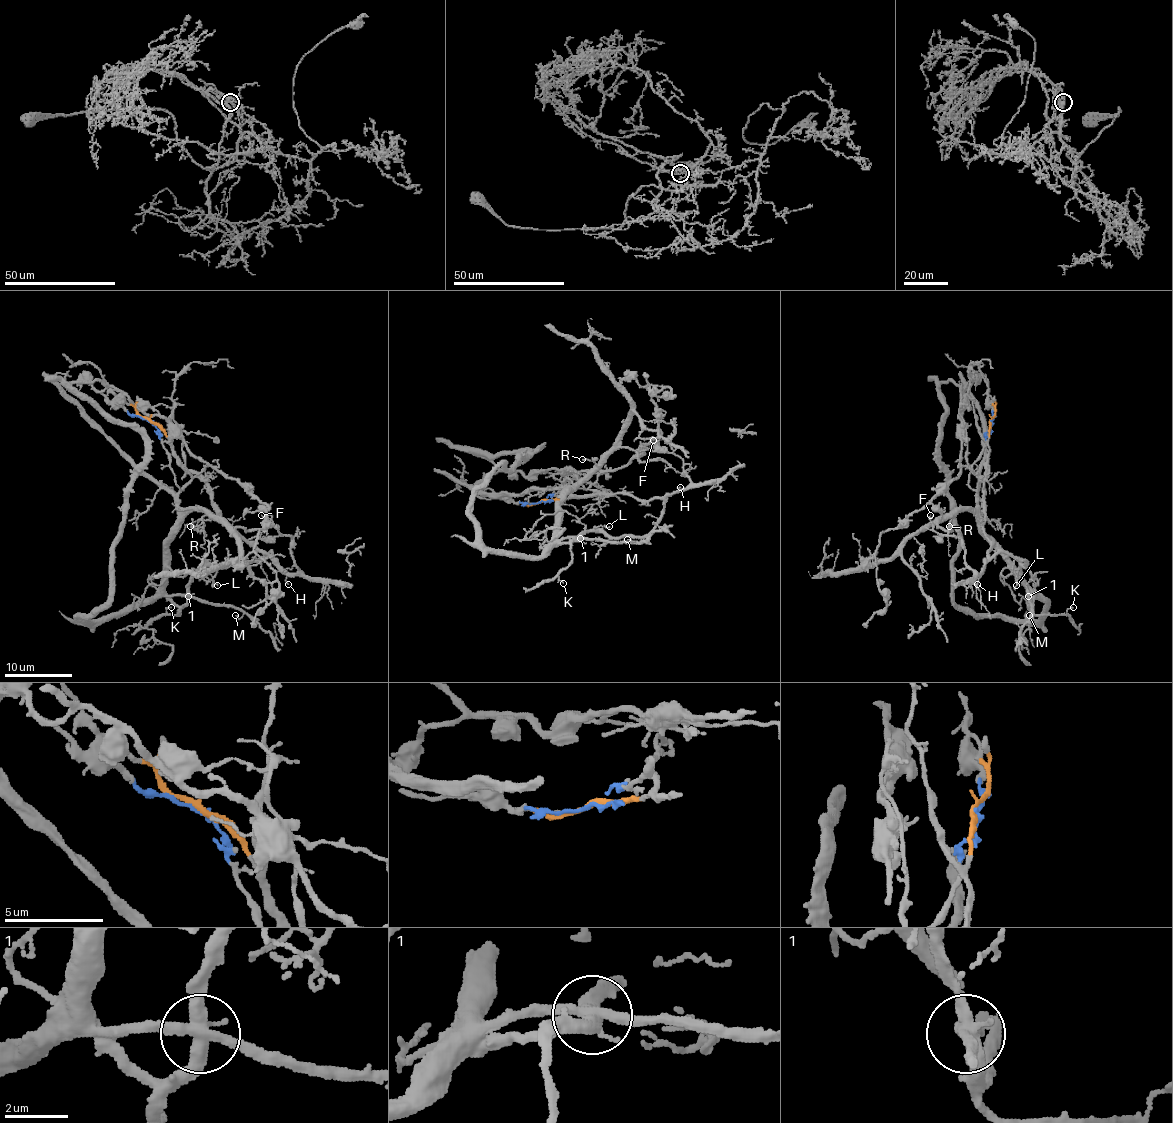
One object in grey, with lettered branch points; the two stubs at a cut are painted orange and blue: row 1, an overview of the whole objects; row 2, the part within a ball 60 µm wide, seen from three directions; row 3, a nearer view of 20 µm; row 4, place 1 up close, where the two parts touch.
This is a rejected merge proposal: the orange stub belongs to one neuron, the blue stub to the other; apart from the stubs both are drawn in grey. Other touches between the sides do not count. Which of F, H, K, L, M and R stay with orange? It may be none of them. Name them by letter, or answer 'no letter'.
F, H, K, L

